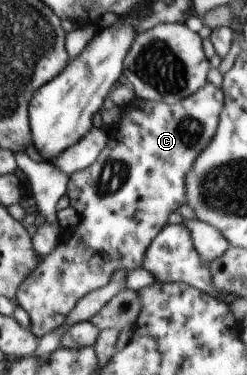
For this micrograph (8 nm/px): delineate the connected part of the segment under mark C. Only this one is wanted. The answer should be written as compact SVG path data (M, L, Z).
M211 83L178 103L154 103L150 113L142 111L135 102L123 107L121 120L107 129L106 145L98 157L88 167L69 175L66 197L78 215L78 223L65 233L54 255L39 256L38 265L18 290L16 301L28 312L31 330L39 338L61 328L76 301L89 291L105 286L113 271L141 267L168 215L185 203L185 175L192 169L197 155L212 141L222 109L224 95L221 88Z

